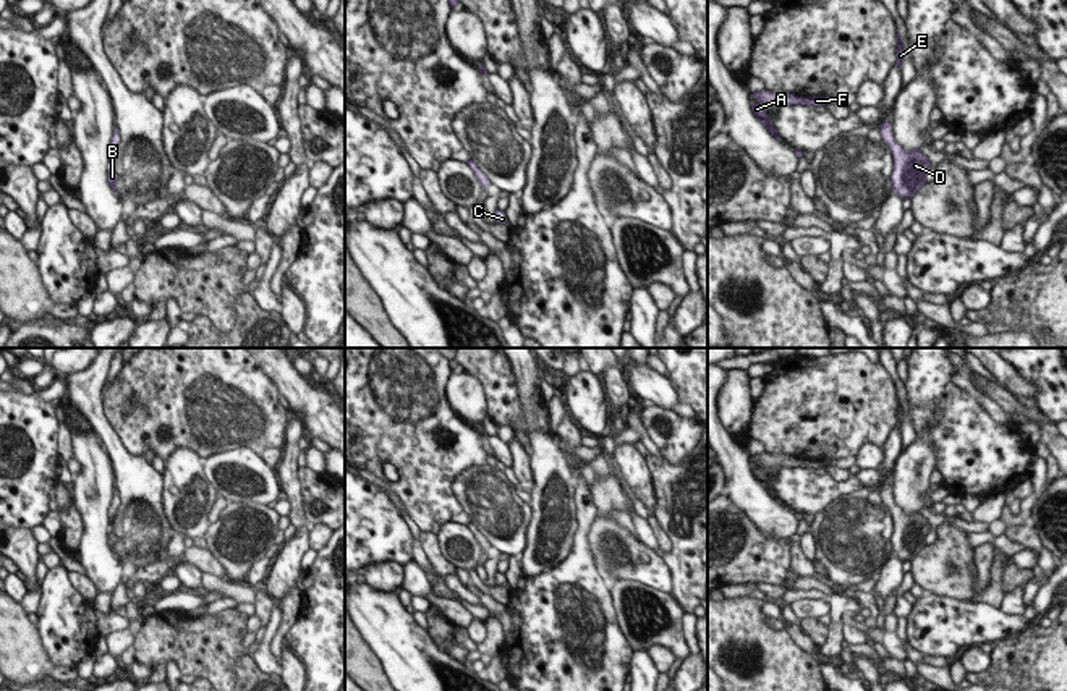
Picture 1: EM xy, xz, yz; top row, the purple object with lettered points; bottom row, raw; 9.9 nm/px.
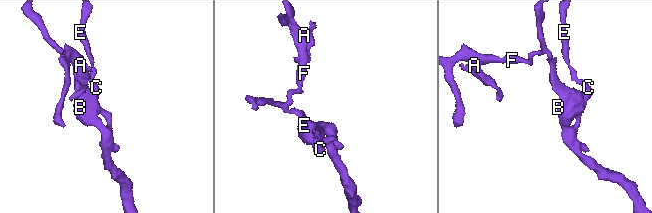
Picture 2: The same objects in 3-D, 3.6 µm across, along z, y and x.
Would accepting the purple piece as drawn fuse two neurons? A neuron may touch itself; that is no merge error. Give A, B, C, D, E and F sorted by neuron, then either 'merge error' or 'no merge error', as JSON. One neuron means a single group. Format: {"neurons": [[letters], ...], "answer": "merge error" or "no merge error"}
{"neurons": [["A", "B", "C", "D", "E", "F"]], "answer": "no merge error"}

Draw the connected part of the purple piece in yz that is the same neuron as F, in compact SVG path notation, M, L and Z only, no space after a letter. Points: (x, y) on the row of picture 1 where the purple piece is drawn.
M764 91L764 92L755 92L750 94L750 99L756 97L758 102L751 104L751 112L753 115L759 120L759 123L774 136L776 139L782 141L779 136L777 128L774 126L771 117L766 113L766 108L769 105L782 104L782 105L811 105L811 107L821 107L827 104L829 97L824 95L813 95L813 97L798 97L790 92L772 92L772 91Z

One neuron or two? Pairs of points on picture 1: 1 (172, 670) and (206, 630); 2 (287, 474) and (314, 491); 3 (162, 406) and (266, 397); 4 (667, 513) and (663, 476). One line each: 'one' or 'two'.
1: two
2: two
3: one
4: one

